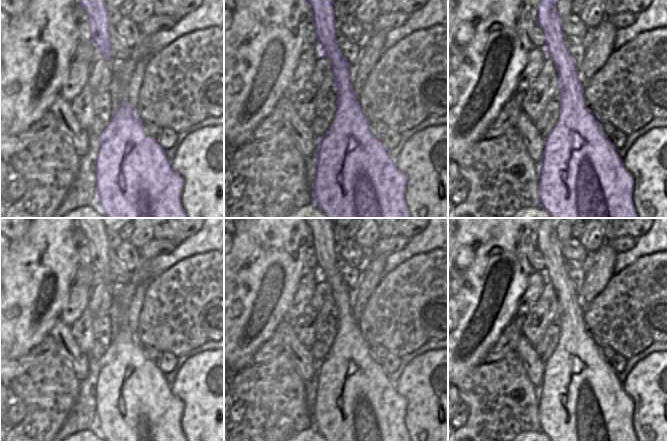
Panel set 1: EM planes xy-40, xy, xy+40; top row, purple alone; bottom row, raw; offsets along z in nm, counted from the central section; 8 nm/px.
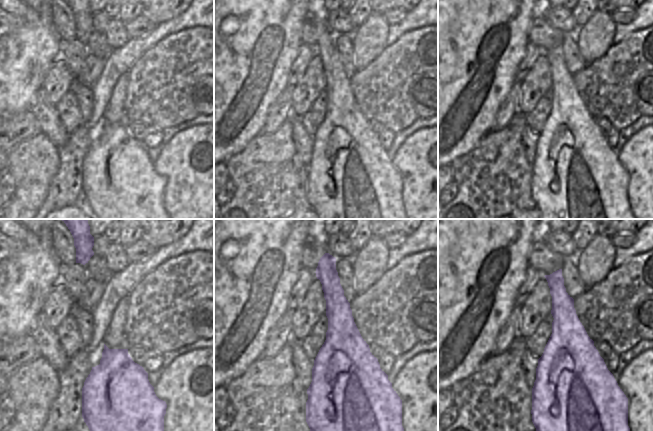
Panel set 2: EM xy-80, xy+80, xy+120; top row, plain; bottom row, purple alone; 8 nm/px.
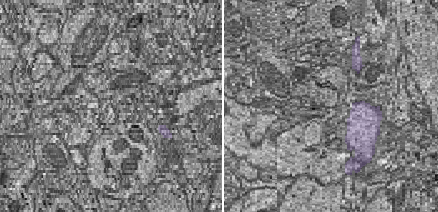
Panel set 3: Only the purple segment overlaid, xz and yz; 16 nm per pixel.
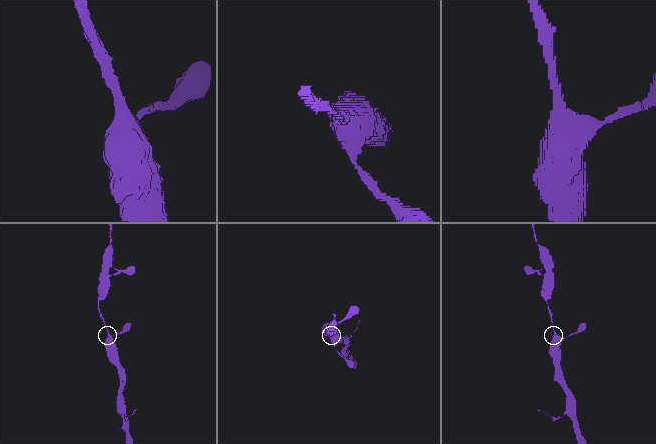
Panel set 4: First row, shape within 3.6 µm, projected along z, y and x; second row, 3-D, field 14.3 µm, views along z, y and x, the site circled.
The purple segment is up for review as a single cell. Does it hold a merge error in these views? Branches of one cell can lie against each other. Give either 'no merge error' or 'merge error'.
no merge error

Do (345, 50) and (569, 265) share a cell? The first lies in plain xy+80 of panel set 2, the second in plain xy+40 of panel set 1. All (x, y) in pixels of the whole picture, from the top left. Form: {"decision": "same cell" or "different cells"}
{"decision": "same cell"}

